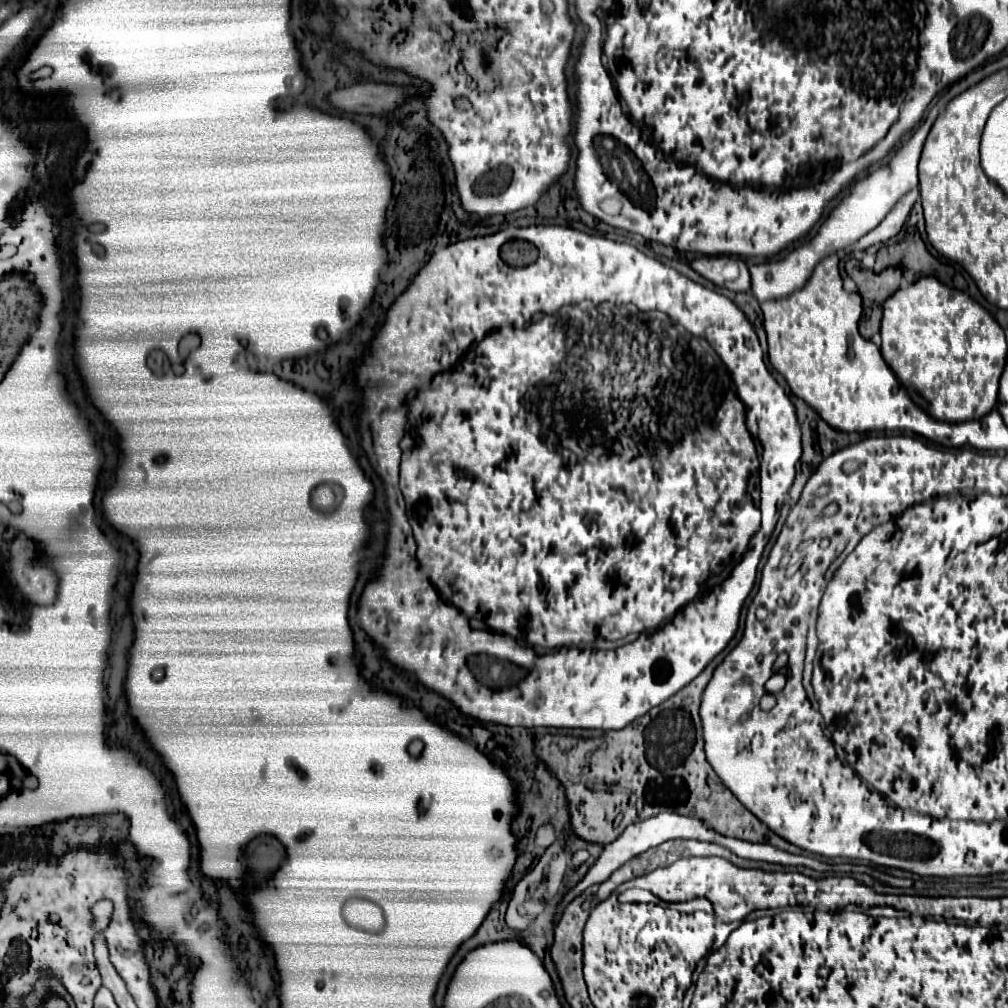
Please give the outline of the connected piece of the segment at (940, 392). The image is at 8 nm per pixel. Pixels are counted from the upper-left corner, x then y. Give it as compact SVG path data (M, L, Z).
M922 277L915 284L897 290L883 304L881 320L881 354L909 396L929 416L943 422L965 422L983 418L997 404L999 378L1007 358L1005 332L997 320L967 294L947 288L937 278Z

